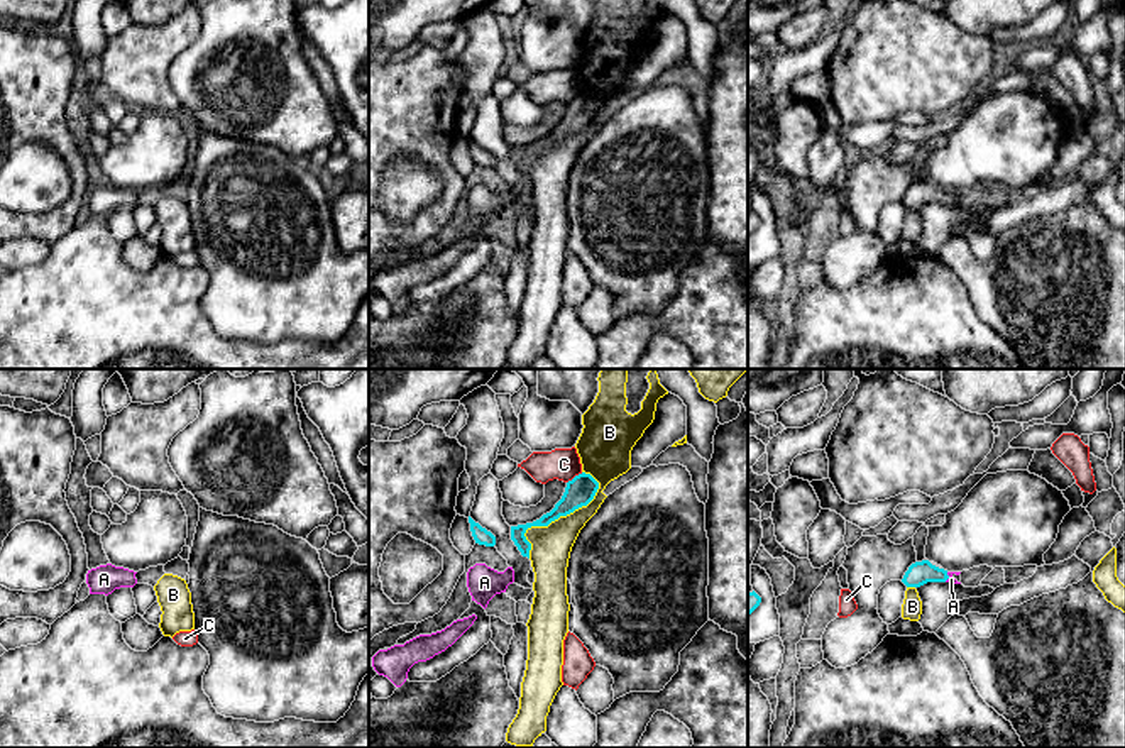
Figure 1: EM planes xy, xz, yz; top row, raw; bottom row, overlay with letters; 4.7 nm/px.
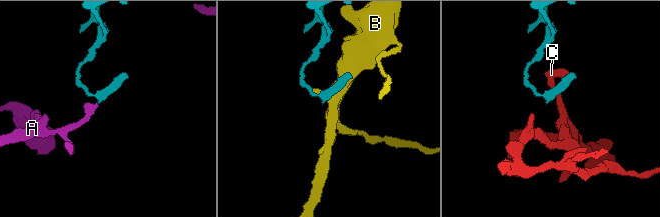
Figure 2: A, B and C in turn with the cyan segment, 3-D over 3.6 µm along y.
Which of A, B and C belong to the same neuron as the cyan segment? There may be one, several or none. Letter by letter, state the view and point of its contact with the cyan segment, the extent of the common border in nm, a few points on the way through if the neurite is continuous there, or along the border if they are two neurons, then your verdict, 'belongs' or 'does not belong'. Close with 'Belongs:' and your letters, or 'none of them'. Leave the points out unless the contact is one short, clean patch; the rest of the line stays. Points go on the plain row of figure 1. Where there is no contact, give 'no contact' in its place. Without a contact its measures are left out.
A: meets cyan in yz at (948, 198); contact 50 nm long; runs through yz (921, 193), (948, 198), (951, 200); belongs
B: meets cyan in xz at (559, 137); contact 500 nm long; does not belong
C: meets cyan in xz at (576, 97); contact 90 nm long; border along xz (582, 93), (567, 104); does not belong
Belongs: A

